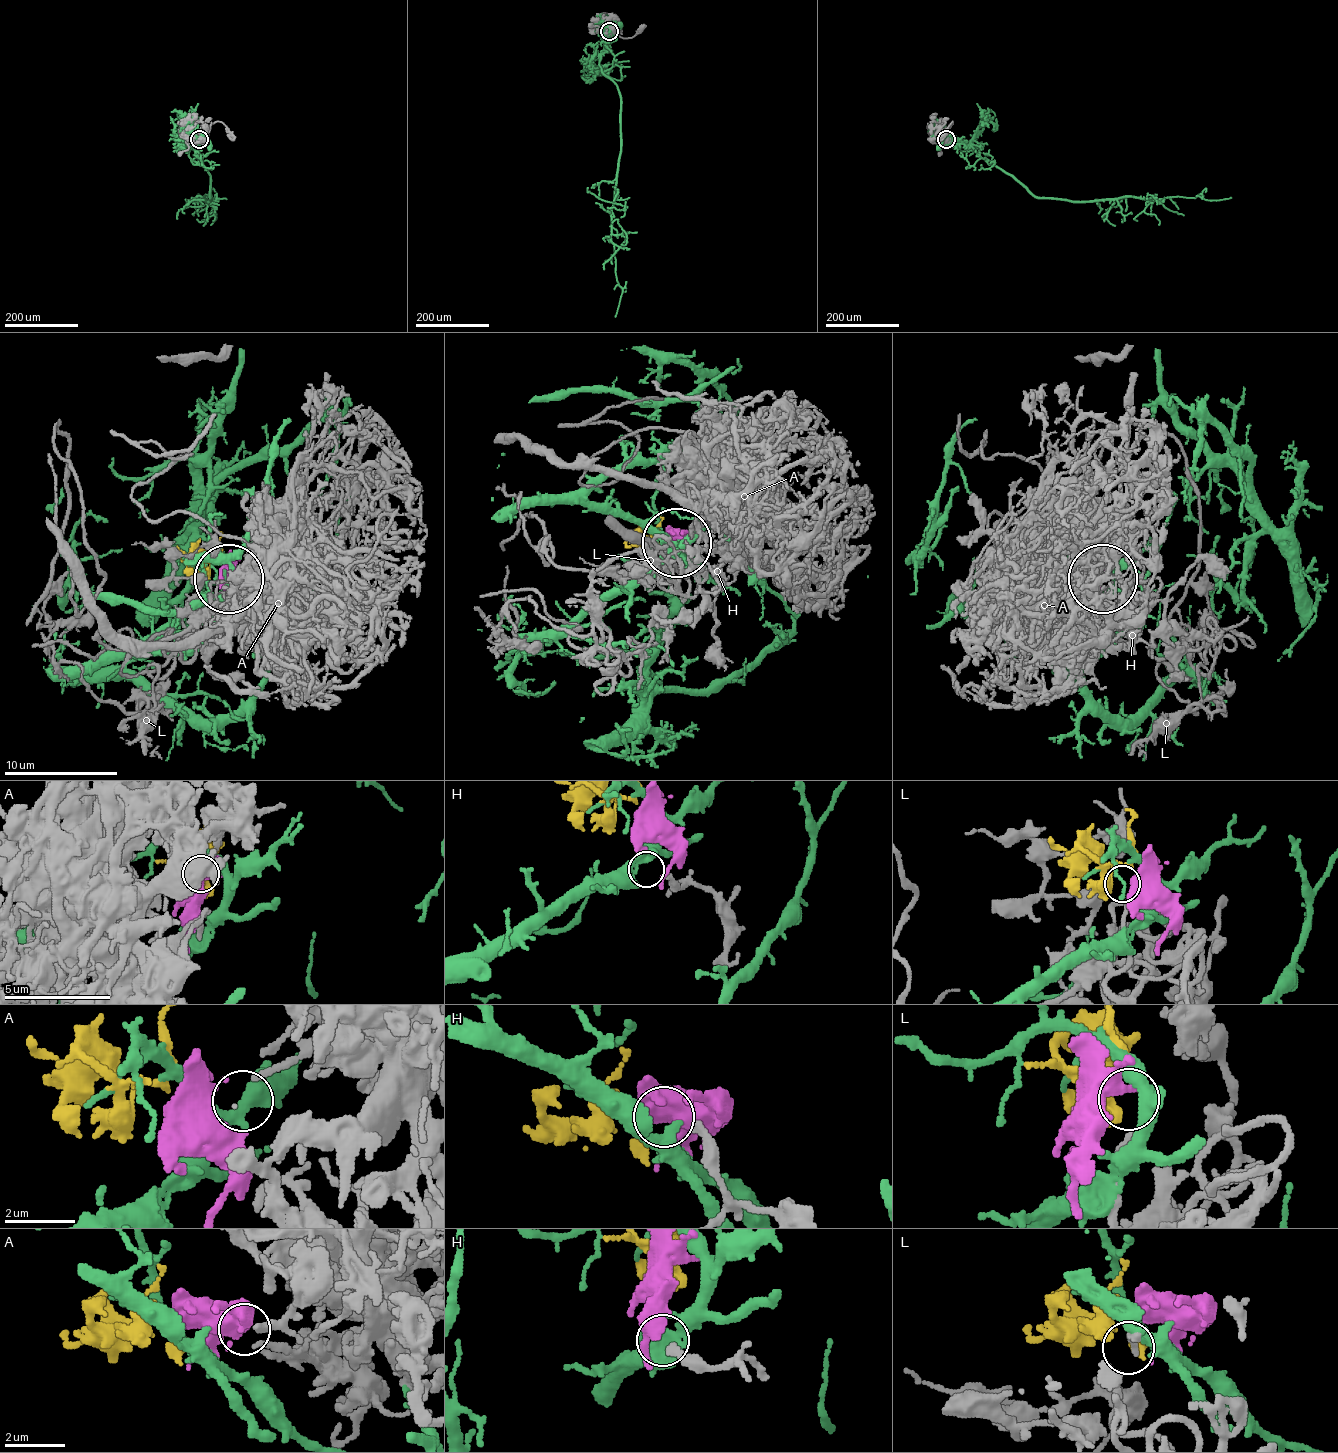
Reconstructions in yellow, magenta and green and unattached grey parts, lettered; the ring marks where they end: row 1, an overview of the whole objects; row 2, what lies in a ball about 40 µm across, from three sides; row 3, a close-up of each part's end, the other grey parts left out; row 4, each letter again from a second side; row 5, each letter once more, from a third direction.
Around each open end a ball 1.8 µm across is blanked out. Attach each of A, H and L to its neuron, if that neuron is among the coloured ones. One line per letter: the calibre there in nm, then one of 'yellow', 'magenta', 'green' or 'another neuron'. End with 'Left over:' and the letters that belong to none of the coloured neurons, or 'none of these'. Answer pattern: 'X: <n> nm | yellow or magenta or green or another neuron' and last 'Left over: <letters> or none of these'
A: 160 nm | magenta
H: 240 nm | another neuron
L: 170 nm | yellow
Left over: H

